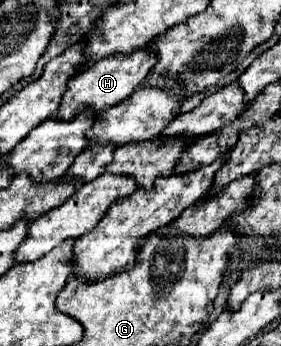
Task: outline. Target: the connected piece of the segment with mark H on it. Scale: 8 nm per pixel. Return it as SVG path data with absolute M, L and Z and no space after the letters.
M136 50L130 56L118 54L112 58L104 58L104 60L96 62L94 66L88 66L86 70L80 70L80 74L76 74L76 78L72 78L72 82L68 82L68 90L64 92L60 110L52 118L64 118L68 122L68 118L72 118L72 114L76 114L76 110L80 110L80 106L92 106L92 110L96 110L100 114L106 108L120 104L146 80L146 76L154 64L156 64L154 54L150 54L148 50Z

